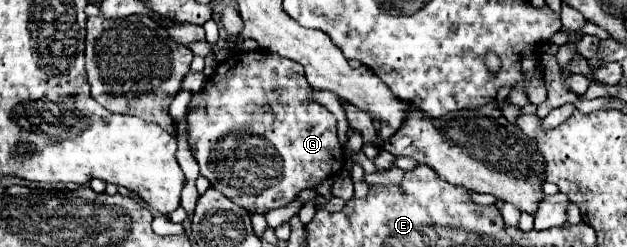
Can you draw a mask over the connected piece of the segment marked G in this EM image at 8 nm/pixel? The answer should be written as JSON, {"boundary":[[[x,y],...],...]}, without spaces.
{"boundary":[[[256,50],[256,52],[236,52],[236,54],[230,54],[226,58],[226,62],[218,64],[218,68],[208,78],[206,86],[202,88],[202,92],[192,96],[192,100],[188,104],[188,114],[186,114],[188,116],[188,144],[190,144],[190,150],[192,150],[198,166],[200,166],[200,174],[204,178],[208,178],[208,182],[212,184],[214,190],[218,190],[220,194],[224,194],[234,204],[238,204],[244,210],[248,210],[250,214],[266,214],[266,212],[270,212],[274,208],[288,206],[290,202],[294,202],[294,198],[302,190],[318,188],[318,184],[322,184],[326,178],[338,174],[342,170],[342,164],[344,164],[344,152],[342,152],[342,146],[340,146],[338,136],[336,136],[336,118],[322,104],[312,102],[310,100],[310,92],[312,92],[312,86],[306,82],[302,66],[298,62],[294,62],[294,60],[286,60],[286,58],[282,58],[278,54],[270,54],[266,50],[264,52]]]}

